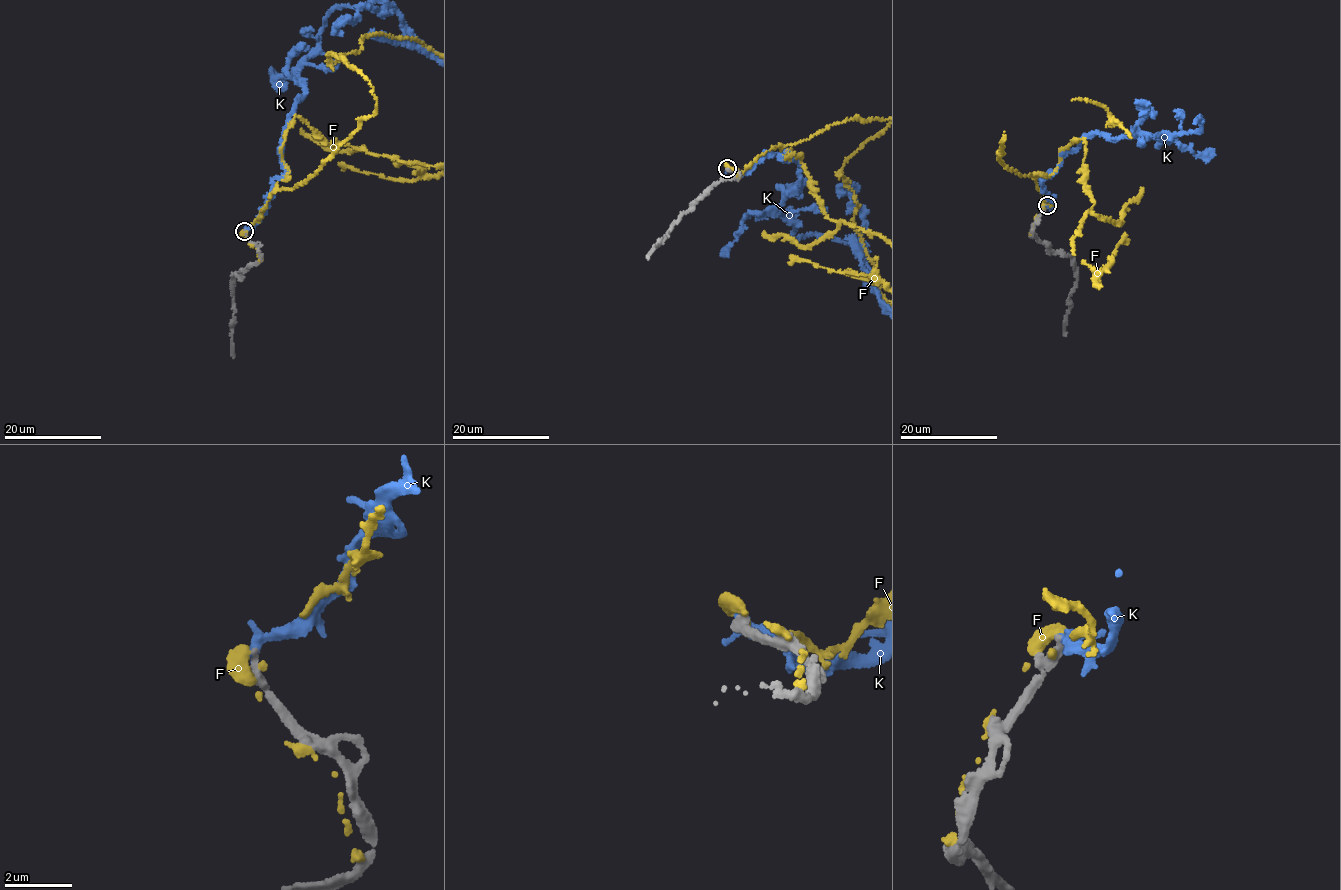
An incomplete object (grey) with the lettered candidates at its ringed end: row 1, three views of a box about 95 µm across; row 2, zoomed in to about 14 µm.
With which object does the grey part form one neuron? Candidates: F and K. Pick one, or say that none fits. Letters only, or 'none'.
K

